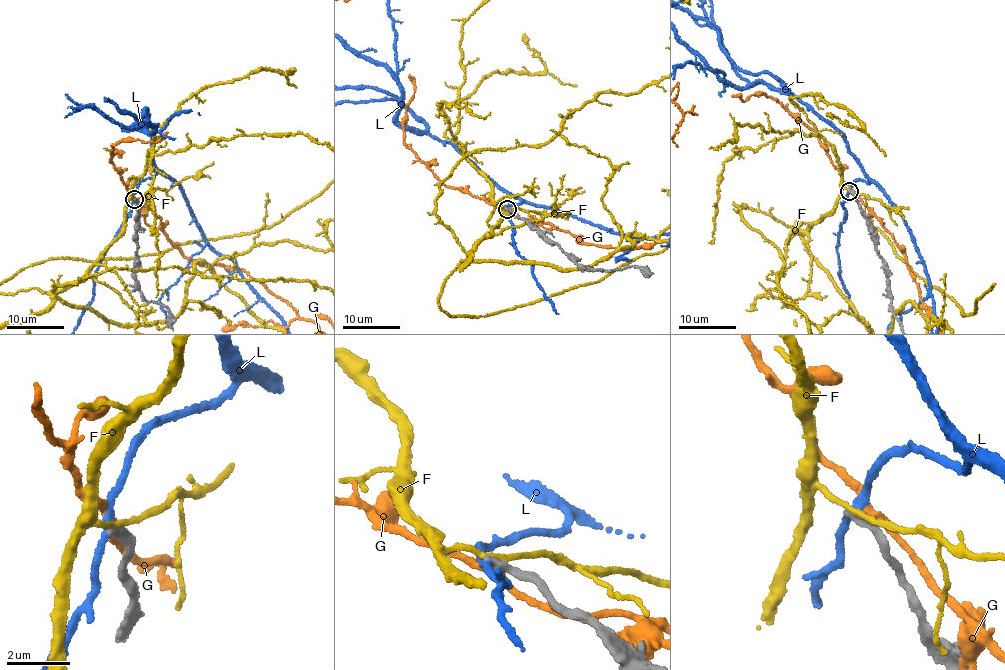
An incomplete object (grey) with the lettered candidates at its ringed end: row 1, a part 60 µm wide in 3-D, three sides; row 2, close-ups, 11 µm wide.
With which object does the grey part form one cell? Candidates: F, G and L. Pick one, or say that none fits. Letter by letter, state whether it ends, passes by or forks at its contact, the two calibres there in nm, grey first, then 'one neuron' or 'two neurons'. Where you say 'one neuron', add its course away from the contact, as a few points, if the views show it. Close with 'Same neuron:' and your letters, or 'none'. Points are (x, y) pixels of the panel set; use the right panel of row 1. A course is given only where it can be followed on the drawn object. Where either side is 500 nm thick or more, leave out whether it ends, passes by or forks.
F: it passes by; 240 nm thick on the grey side, 140 nm on the other; two neurons
G: it passes by; 320 nm thick on the grey side, 200 nm on the other; two neurons
L: it passes by; 260 nm thick on the grey side, 220 nm on the other; two neurons
Same neuron: none

